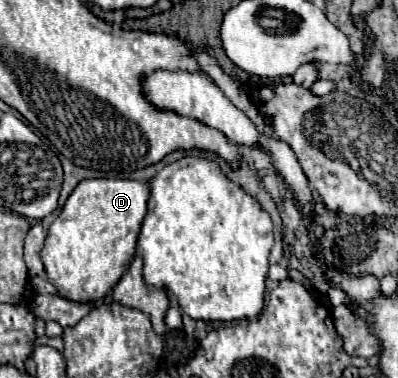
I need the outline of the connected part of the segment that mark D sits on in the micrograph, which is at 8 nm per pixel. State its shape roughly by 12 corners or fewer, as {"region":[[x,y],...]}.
{"region":[[87,178],[41,252],[61,296],[95,302],[135,254],[149,182]]}

